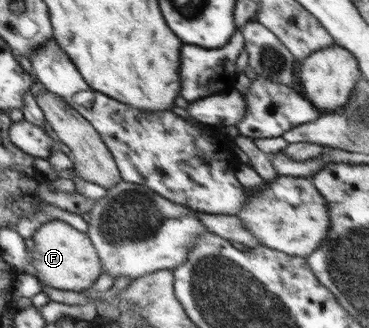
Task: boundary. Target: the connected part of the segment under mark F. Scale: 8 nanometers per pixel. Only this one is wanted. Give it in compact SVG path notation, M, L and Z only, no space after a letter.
M61 220L47 222L32 234L33 252L30 269L44 286L79 292L89 289L102 273L99 255L87 233L80 232Z

